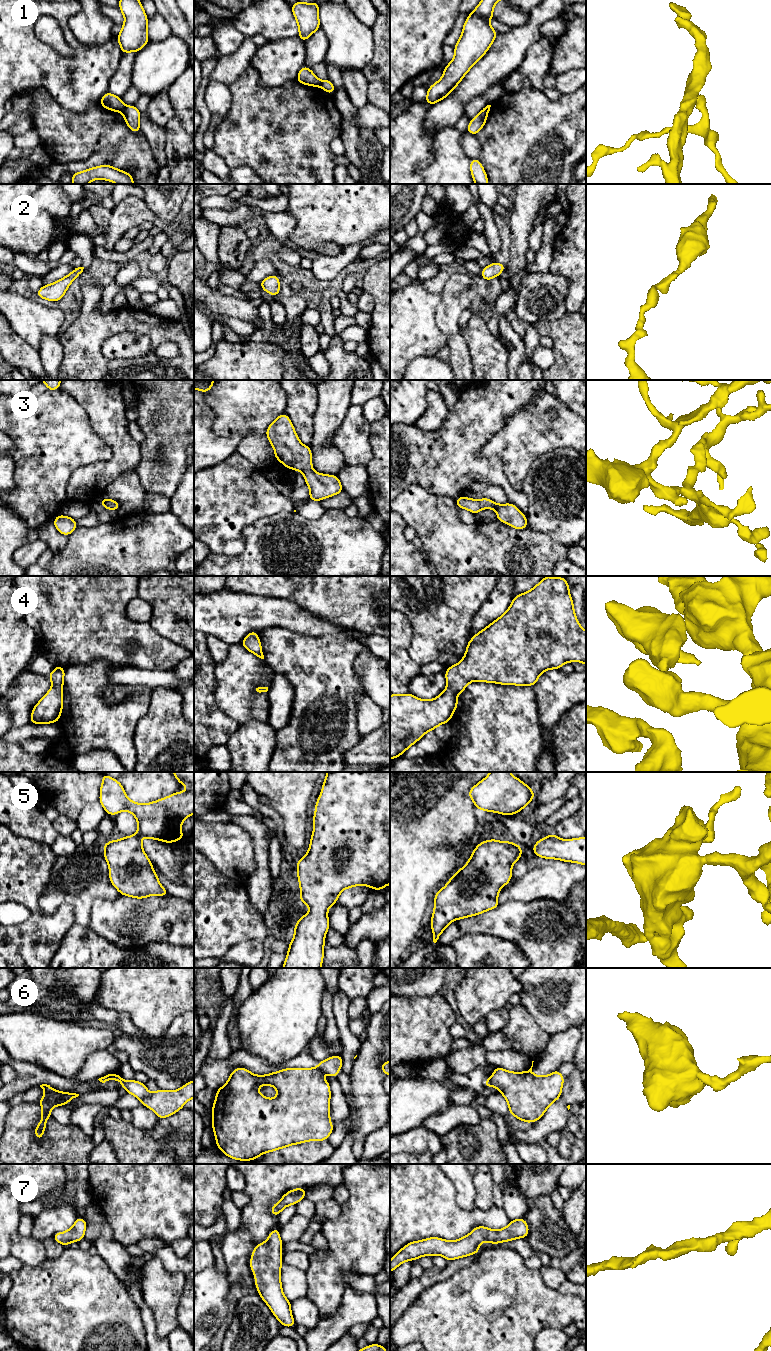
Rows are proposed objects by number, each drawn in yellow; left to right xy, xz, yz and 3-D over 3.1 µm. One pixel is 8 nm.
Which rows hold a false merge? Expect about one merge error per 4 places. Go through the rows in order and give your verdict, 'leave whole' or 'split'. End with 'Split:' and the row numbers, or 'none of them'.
1: split
2: leave whole
3: leave whole
4: leave whole
5: leave whole
6: split
7: leave whole
Split: 1, 6

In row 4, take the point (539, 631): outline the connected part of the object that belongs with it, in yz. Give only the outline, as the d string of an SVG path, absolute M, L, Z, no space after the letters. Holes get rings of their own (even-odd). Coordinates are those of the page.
M546 576L531 590L516 595L503 615L471 638L462 660L444 671L447 687L440 695L432 700L417 698L409 692L390 695L390 759L401 756L428 731L435 730L440 724L449 723L458 706L457 695L470 682L534 686L544 671L561 669L563 664L574 661L586 665L586 631L577 620L567 580L564 577Z

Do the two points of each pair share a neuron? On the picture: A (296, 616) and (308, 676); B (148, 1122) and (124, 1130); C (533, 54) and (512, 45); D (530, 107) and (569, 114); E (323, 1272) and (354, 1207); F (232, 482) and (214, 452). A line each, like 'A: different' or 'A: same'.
A: different
B: different
C: different
D: same
E: same
F: different

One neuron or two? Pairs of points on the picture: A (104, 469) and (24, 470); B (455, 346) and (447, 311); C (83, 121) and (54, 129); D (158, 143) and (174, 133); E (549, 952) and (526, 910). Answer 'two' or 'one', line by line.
A: two
B: one
C: one
D: two
E: one

